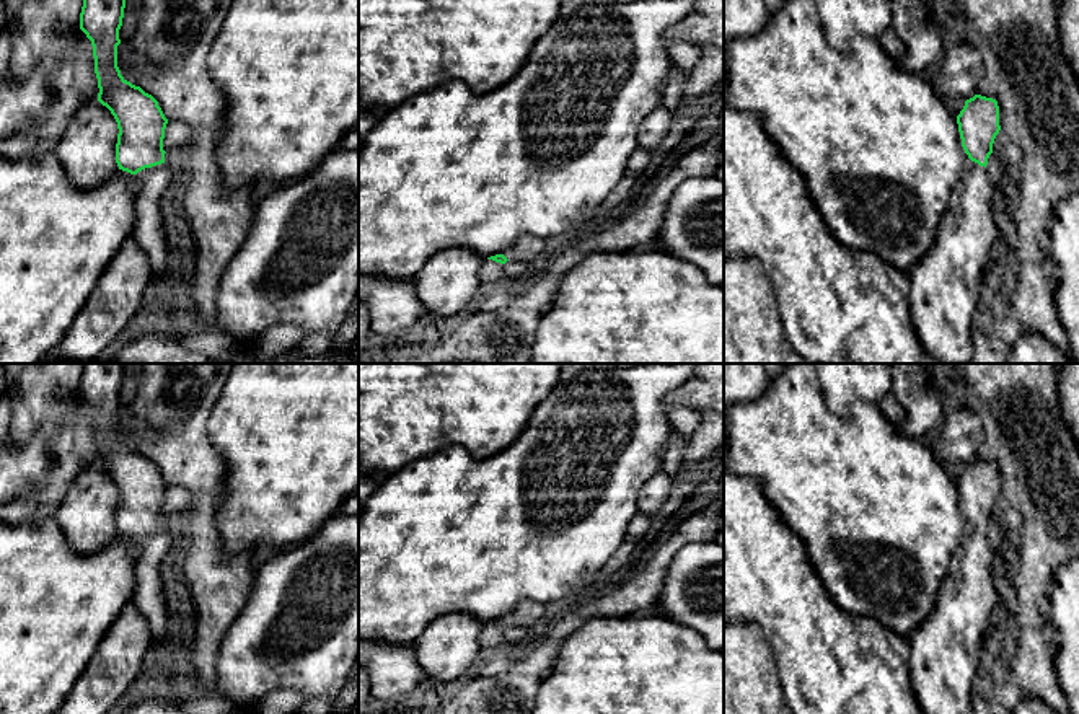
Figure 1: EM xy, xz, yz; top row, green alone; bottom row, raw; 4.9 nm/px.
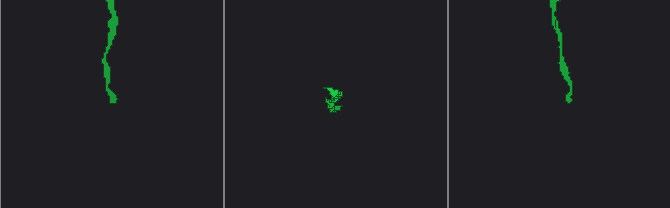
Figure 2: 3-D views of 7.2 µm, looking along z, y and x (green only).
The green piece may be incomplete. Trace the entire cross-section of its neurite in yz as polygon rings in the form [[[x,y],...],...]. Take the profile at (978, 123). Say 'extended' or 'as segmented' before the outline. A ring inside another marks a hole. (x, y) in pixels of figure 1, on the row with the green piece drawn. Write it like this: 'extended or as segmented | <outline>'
extended | [[[975,95],[965,101],[957,124],[970,161],[932,248],[906,272],[919,341],[939,364],[973,362],[971,318],[984,305],[984,266],[998,238],[986,170],[1001,130],[998,101]]]

